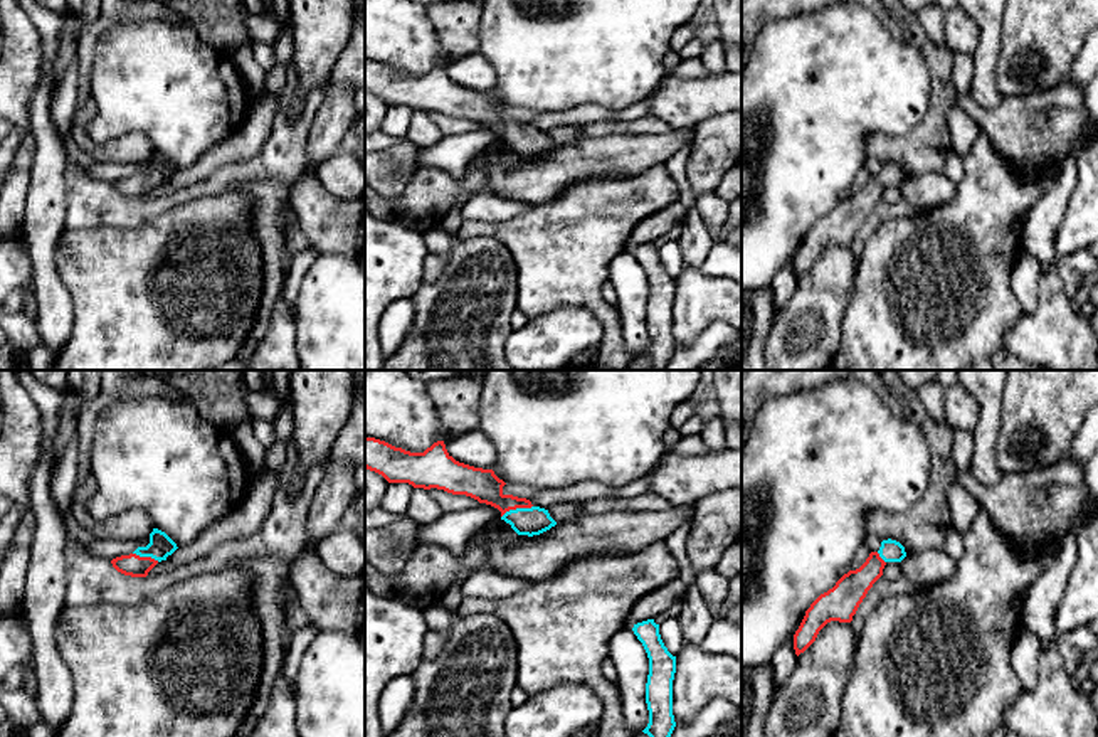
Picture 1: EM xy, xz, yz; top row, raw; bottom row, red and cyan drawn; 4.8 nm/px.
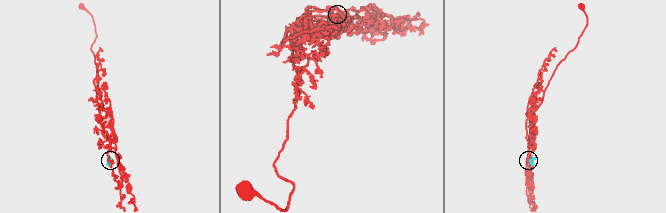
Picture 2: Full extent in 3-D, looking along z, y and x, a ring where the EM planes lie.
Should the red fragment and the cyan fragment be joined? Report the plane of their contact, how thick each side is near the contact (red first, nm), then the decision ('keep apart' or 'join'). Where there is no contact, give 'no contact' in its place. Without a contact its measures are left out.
xz | 160/140 nm | join

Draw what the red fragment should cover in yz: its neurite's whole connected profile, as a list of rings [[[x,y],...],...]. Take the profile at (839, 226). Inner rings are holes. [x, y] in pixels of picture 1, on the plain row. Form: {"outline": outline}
{"outline": [[[883,163],[879,173],[871,175],[859,192],[849,194],[832,212],[821,217],[805,234],[794,257],[795,278],[804,276],[827,246],[851,246],[868,214],[883,199],[884,188],[901,185],[905,180],[905,170],[900,165]]]}

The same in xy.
{"outline": [[[153,151],[146,170],[138,170],[129,178],[116,180],[111,187],[124,199],[146,200],[158,185],[166,183],[177,172],[177,167],[165,155]]]}

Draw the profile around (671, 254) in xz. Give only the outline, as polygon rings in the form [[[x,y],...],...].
[[[669,241],[664,246],[661,246],[659,257],[661,257],[661,262],[662,262],[664,269],[668,271],[668,274],[673,279],[678,279],[684,268],[683,249],[681,249],[679,241]]]

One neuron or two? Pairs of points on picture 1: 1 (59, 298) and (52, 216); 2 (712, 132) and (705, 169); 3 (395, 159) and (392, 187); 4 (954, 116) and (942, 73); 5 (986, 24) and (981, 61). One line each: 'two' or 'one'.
1: one
2: one
3: one
4: two
5: one

